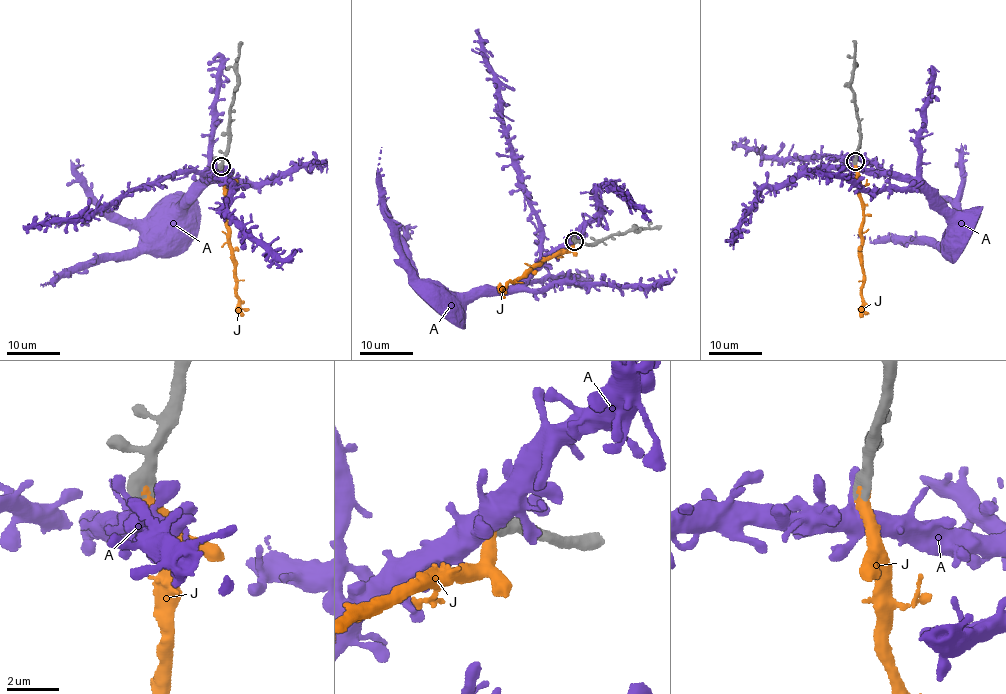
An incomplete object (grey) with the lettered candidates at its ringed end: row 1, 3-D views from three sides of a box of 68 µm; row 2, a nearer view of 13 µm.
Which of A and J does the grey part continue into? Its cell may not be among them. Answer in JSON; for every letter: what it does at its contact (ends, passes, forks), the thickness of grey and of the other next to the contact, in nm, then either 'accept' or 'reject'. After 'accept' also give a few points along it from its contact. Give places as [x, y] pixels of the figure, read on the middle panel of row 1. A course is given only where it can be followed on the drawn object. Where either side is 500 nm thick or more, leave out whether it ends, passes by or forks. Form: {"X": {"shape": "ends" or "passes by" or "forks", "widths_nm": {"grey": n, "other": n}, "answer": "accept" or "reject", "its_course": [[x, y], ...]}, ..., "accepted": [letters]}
{"A": {"widths_nm": {"grey": 600, "other": 500}, "answer": "reject"}, "J": {"widths_nm": {"grey": 700, "other": 420}, "answer": "accept", "its_course": [[573, 241], [570, 249], [537, 263], [528, 273], [505, 283], [501, 288], [504, 298]]}, "accepted": ["J"]}

